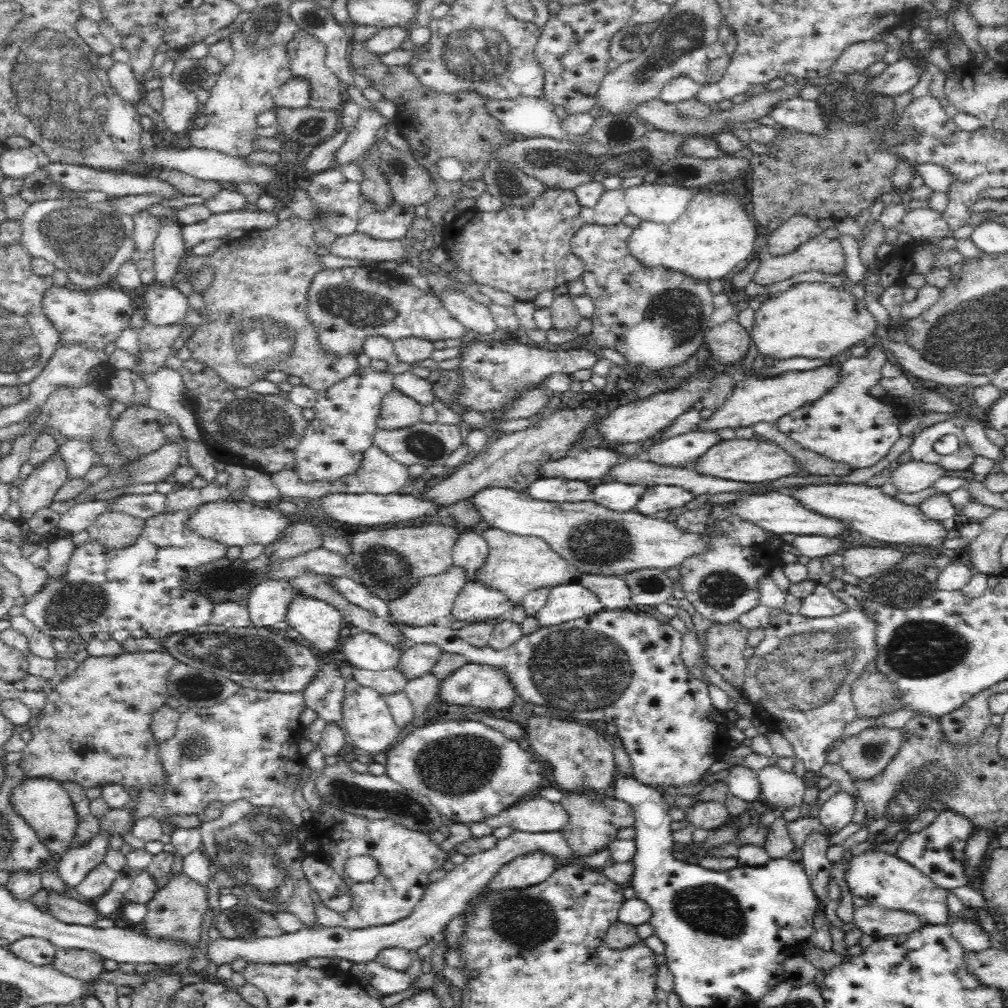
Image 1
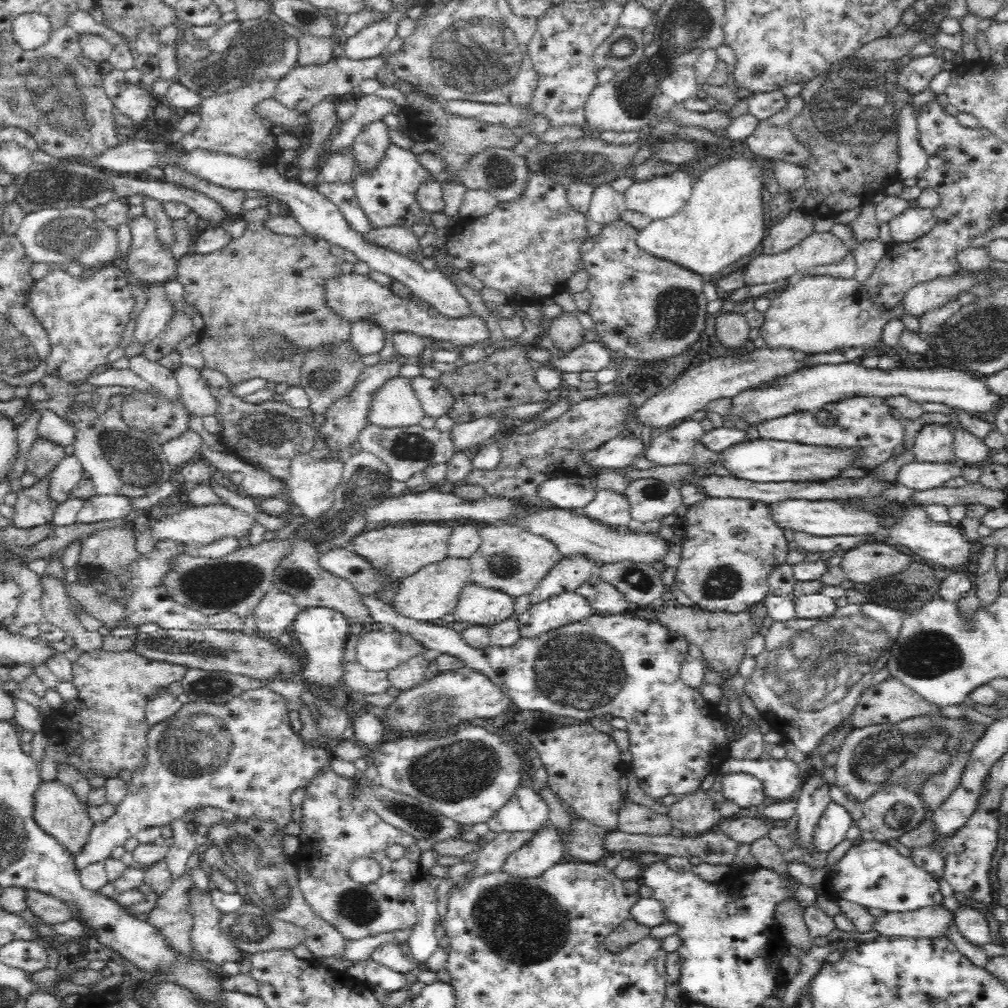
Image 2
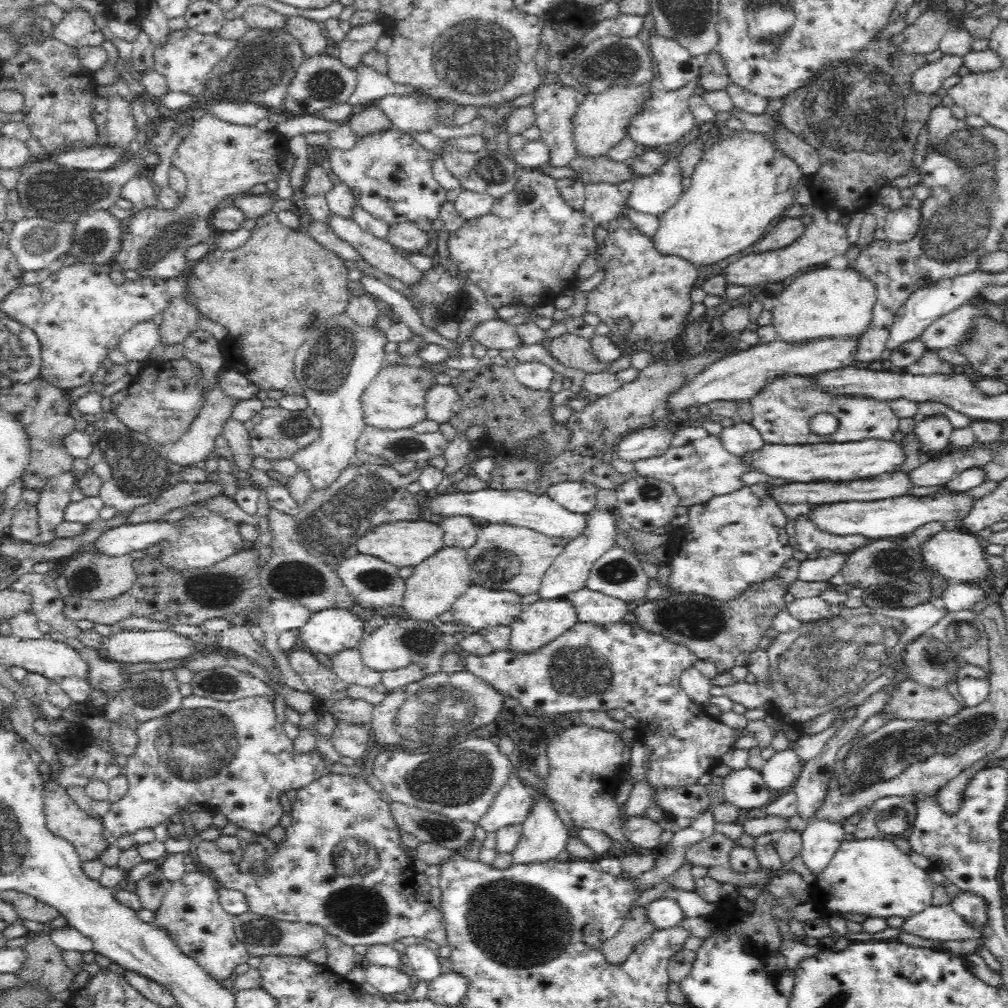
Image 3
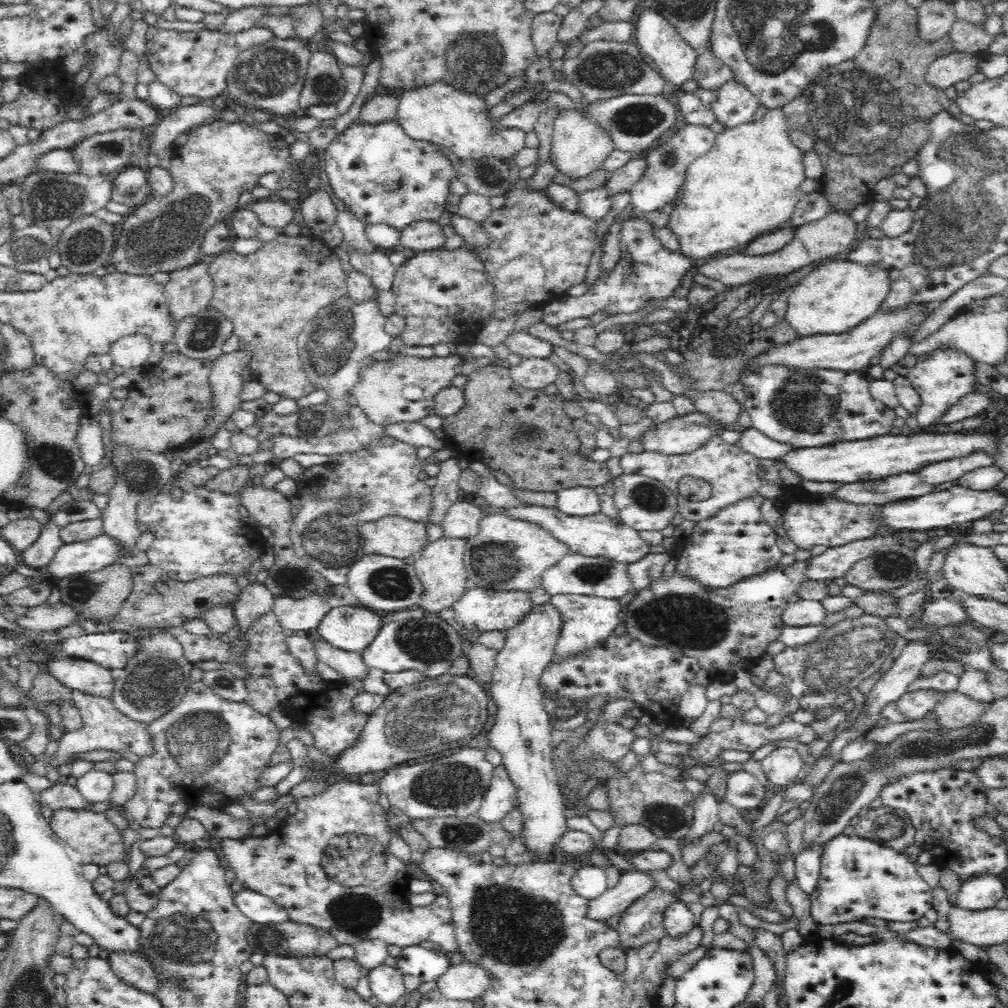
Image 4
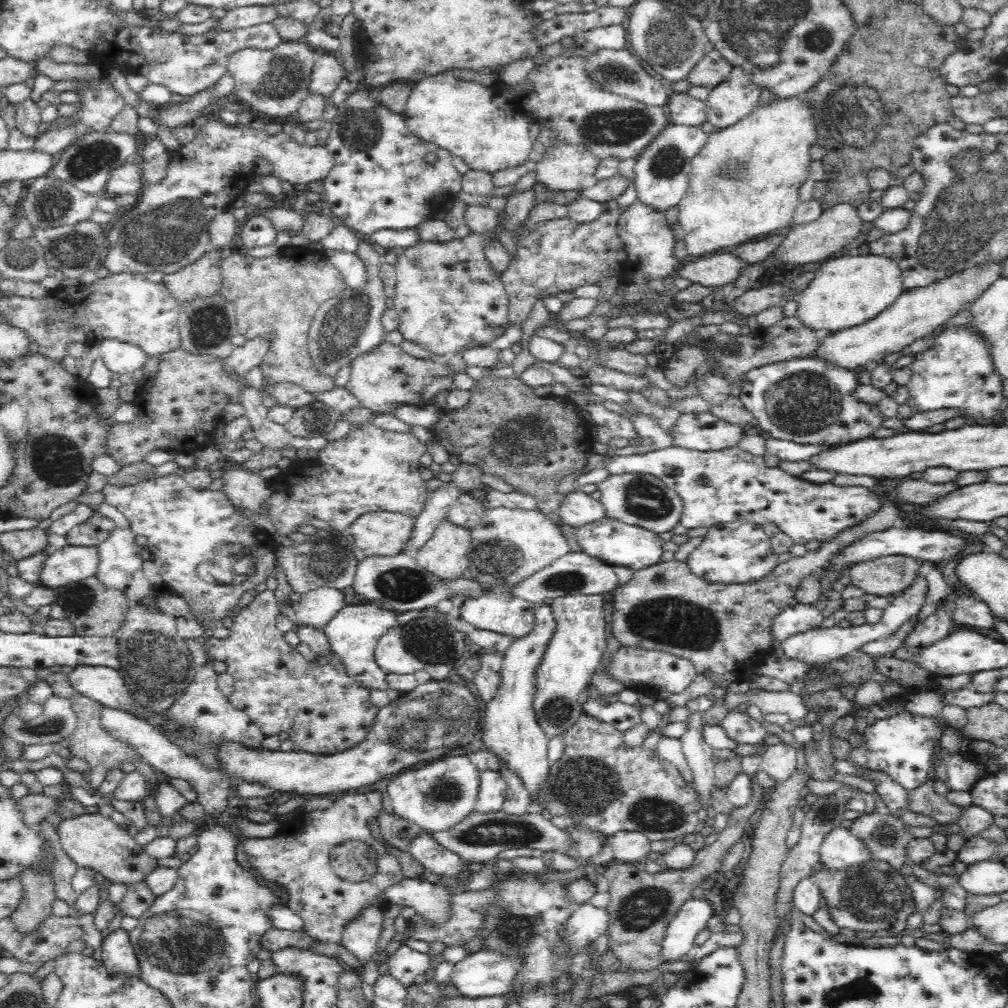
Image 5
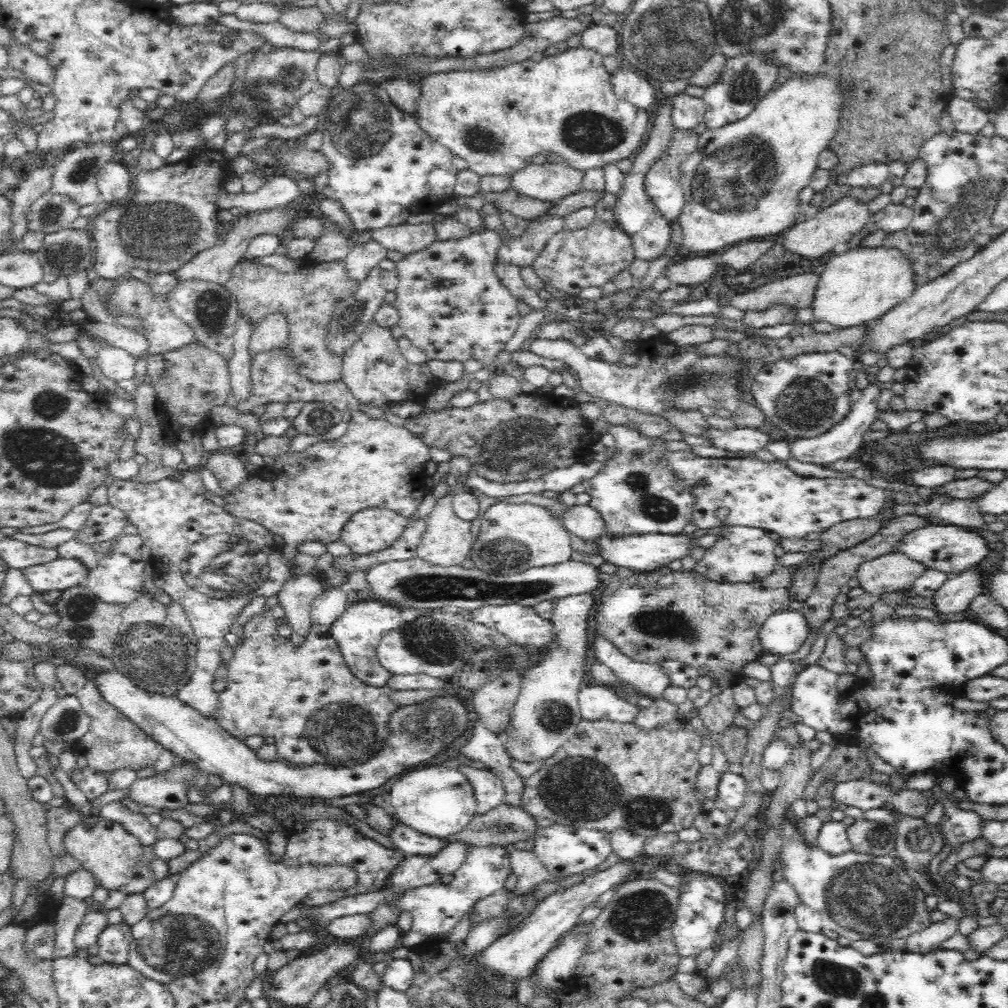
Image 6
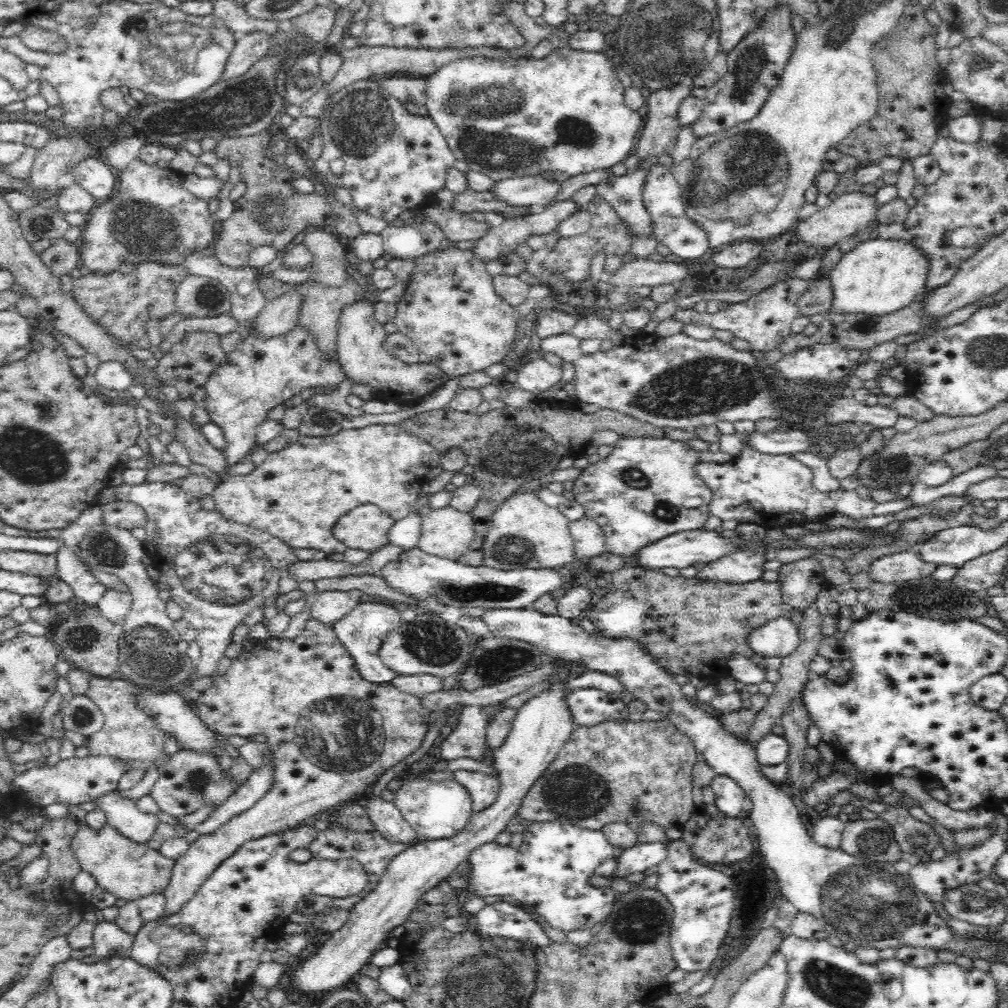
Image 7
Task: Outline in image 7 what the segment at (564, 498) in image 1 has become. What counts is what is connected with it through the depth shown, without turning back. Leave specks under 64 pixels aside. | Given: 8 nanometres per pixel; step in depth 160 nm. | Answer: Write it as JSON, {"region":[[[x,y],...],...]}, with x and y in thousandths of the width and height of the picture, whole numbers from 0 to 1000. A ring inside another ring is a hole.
{"region":[[[579,512],[564,518],[563,524],[569,535],[570,556],[585,556],[601,547],[600,532],[596,522],[589,515]]]}

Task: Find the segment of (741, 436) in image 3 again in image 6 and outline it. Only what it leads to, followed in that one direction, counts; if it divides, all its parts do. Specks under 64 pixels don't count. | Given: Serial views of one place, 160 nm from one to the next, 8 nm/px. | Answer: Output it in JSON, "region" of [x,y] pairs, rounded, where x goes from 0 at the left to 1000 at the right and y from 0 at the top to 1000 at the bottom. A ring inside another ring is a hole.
{"region":[[[869,378],[855,387],[855,393],[847,398],[847,403],[843,405],[842,411],[830,420],[829,423],[819,428],[817,432],[809,433],[807,436],[793,435],[782,437],[782,448],[784,448],[784,454],[796,459],[804,459],[811,461],[821,461],[831,456],[839,455],[844,452],[848,446],[851,446],[854,442],[857,442],[855,433],[857,429],[863,426],[863,422],[870,415],[869,397],[873,393],[873,380]]]}

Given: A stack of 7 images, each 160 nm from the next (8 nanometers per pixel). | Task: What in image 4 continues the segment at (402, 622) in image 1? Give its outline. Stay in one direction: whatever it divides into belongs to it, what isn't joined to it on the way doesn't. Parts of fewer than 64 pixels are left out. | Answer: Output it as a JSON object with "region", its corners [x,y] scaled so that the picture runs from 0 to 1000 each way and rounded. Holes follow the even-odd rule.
{"region":[[[439,532],[425,539],[422,544],[417,546],[416,551],[412,551],[412,559],[410,561],[416,573],[416,579],[419,581],[418,595],[414,597],[413,601],[416,606],[435,609],[438,605],[446,603],[461,588],[461,585],[465,582],[463,567],[461,566],[461,560],[459,559],[462,541],[463,535]]]}

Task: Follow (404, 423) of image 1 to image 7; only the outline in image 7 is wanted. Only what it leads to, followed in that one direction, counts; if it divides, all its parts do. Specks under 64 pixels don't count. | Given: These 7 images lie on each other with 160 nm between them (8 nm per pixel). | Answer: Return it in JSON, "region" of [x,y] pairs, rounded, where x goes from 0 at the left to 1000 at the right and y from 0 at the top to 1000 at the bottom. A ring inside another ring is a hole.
{"region":[[[357,297],[339,309],[334,330],[335,361],[350,381],[365,381],[374,395],[391,398],[401,403],[411,403],[421,394],[444,379],[445,373],[434,363],[420,357],[403,361],[393,353],[387,353],[382,345],[382,323],[372,315],[372,300]]]}

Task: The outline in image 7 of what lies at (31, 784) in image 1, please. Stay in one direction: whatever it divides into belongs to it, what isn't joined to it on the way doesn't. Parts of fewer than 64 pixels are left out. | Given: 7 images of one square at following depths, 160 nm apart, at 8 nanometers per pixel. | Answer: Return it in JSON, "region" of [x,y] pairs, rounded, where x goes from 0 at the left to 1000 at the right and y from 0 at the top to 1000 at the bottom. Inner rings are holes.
{"region":[[[84,815],[79,816],[73,831],[70,833],[69,841],[73,844],[80,863],[88,865],[95,872],[96,879],[109,885],[109,887],[113,887],[118,893],[131,895],[149,887],[162,887],[169,875],[173,852],[161,849],[158,844],[149,841],[146,836],[137,837],[121,829],[121,826],[106,816],[97,823],[90,822]]]}

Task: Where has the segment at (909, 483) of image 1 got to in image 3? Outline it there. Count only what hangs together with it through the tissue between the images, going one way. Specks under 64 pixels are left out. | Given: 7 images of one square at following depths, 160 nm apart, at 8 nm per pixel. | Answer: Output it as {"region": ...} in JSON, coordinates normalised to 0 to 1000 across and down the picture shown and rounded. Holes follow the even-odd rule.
{"region":[[[976,442],[971,444],[961,444],[944,446],[931,451],[926,454],[917,454],[916,458],[911,464],[901,468],[901,473],[905,477],[905,482],[931,482],[933,480],[938,480],[942,478],[952,468],[956,468],[958,465],[964,465],[965,463],[975,464],[978,460],[981,460],[985,455],[985,442]]]}

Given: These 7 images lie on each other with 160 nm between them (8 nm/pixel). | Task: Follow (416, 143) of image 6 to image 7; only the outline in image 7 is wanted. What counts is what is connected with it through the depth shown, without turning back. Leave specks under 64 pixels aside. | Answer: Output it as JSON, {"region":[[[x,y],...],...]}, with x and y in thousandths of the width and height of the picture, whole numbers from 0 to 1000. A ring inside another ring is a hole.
{"region":[[[373,77],[351,80],[329,94],[315,119],[315,130],[320,141],[318,155],[310,164],[325,183],[341,185],[347,188],[353,207],[363,208],[371,216],[381,216],[385,221],[391,220],[401,208],[411,204],[433,202],[433,190],[442,185],[442,175],[452,159],[442,138],[424,115],[407,113],[401,104],[391,95],[387,95]],[[332,157],[341,159],[341,171],[334,177],[329,173],[327,160]]]}

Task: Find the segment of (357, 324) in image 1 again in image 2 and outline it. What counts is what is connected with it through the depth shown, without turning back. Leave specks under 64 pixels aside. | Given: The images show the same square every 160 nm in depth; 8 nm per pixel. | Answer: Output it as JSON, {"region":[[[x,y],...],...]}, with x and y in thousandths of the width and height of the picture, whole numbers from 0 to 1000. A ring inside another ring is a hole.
{"region":[[[336,271],[335,274],[325,275],[320,280],[320,298],[324,305],[348,322],[353,320],[375,321],[381,329],[391,331],[407,329],[416,334],[427,333],[431,337],[441,337],[452,343],[466,343],[486,335],[486,329],[481,318],[476,313],[462,315],[444,315],[435,311],[429,304],[413,302],[409,298],[397,298],[389,288],[369,280],[365,273]]]}

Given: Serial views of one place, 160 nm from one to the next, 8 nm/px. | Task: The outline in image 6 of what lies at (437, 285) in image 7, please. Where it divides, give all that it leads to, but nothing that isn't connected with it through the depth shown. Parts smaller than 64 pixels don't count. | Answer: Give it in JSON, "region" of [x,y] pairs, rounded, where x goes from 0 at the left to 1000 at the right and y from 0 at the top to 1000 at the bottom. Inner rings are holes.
{"region":[[[483,227],[450,240],[432,239],[418,250],[403,253],[393,261],[397,276],[391,288],[393,297],[390,300],[397,314],[394,323],[399,326],[401,334],[423,350],[424,357],[453,357],[460,360],[469,355],[486,365],[488,357],[492,357],[490,353],[494,353],[502,345],[502,339],[510,333],[518,314],[513,308],[512,298],[490,268],[494,248],[499,241],[497,233]]]}

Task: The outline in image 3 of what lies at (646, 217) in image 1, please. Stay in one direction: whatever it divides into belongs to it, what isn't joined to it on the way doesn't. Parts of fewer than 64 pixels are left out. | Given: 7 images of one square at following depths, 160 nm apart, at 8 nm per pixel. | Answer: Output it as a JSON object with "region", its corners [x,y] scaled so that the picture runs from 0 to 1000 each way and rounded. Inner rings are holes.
{"region":[[[664,155],[653,171],[630,178],[629,187],[621,198],[622,205],[651,216],[667,207],[678,192],[673,161],[673,156]]]}

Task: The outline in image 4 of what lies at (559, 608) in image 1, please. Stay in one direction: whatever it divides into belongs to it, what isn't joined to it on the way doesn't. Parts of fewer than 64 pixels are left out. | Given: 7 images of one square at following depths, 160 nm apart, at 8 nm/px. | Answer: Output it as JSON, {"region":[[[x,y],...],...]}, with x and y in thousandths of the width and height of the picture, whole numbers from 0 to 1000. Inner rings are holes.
{"region":[[[542,598],[538,600],[529,600],[526,607],[502,629],[501,643],[494,646],[491,665],[487,678],[485,689],[490,694],[494,706],[492,706],[492,716],[488,724],[484,726],[484,738],[498,748],[498,756],[504,767],[510,783],[513,785],[513,799],[518,807],[519,823],[516,826],[518,836],[530,845],[553,846],[552,835],[563,824],[561,798],[557,780],[552,773],[552,764],[550,762],[550,749],[548,741],[548,712],[544,710],[537,698],[534,682],[534,673],[539,665],[547,659],[549,655],[550,643],[552,643],[553,633],[557,629],[559,622],[559,611],[550,599]]]}

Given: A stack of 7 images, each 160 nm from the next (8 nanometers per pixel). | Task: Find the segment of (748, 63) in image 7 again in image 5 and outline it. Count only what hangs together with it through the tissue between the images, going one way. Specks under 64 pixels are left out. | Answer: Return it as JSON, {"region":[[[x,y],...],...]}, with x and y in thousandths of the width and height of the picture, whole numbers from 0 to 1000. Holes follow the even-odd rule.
{"region":[[[727,66],[723,77],[706,87],[699,99],[701,120],[713,128],[719,128],[734,121],[754,103],[754,91],[756,86],[746,80],[744,73],[735,67]]]}

